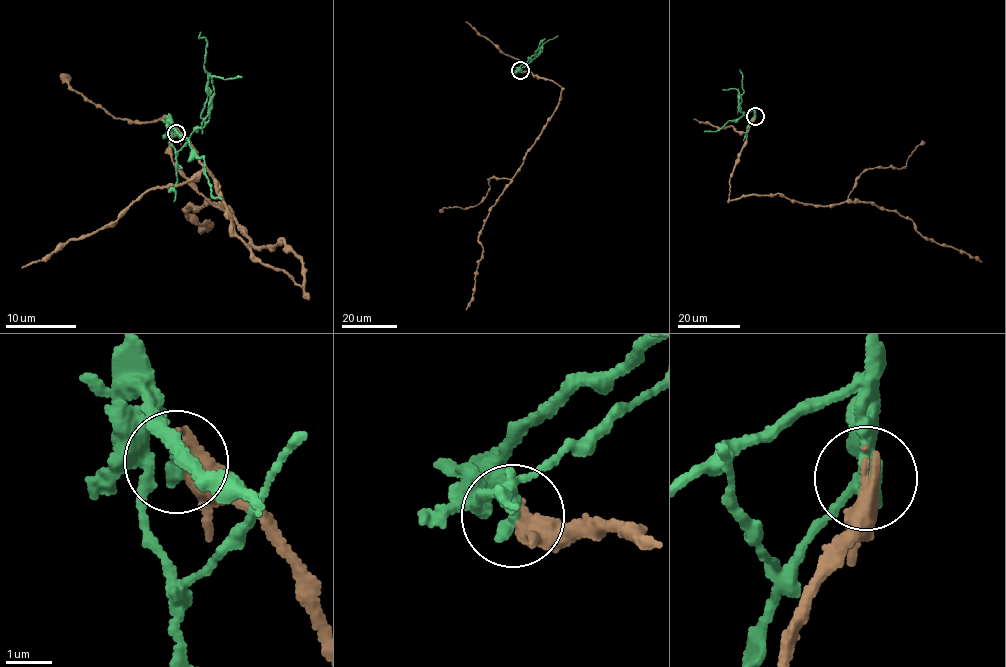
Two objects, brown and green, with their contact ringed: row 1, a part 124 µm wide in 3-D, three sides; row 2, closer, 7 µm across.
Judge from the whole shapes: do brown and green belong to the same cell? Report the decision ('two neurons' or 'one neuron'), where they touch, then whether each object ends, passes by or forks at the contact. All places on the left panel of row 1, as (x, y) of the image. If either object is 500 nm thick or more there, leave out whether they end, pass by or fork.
two neurons; place (176, 133); brown passes by; green ends

